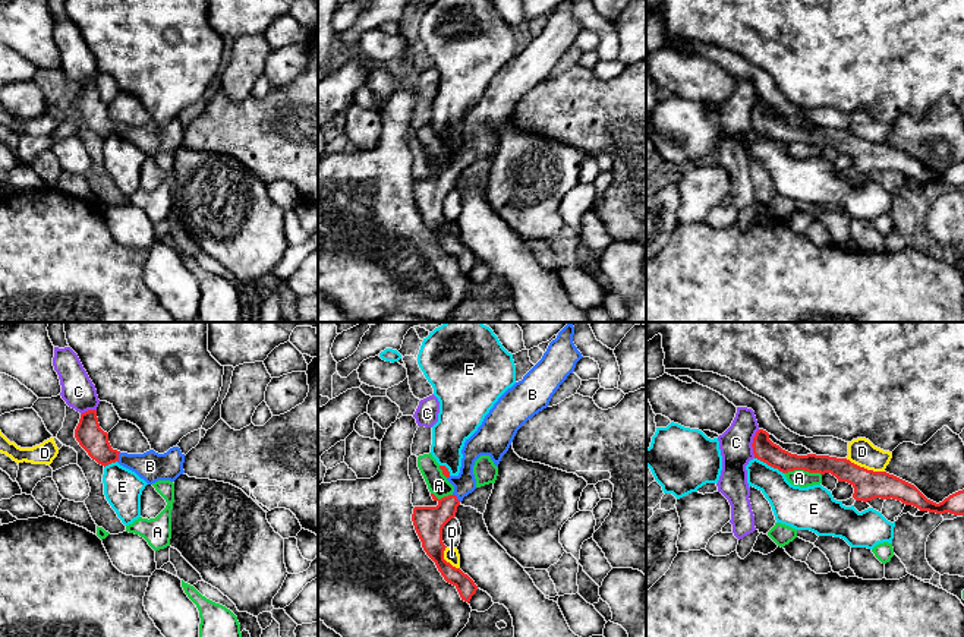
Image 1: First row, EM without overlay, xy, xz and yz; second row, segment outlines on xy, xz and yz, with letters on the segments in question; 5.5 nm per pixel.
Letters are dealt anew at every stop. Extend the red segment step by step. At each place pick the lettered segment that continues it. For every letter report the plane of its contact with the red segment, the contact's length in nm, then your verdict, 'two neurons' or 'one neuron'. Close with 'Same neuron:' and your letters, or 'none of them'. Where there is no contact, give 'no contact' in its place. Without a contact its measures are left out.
A: yz | 200 nm | two neurons
B: xy | 60 nm | one neuron
C: yz | 160 nm | two neurons
D: yz | 220 nm | two neurons
E: yz | 180 nm | two neurons
Same neuron: B

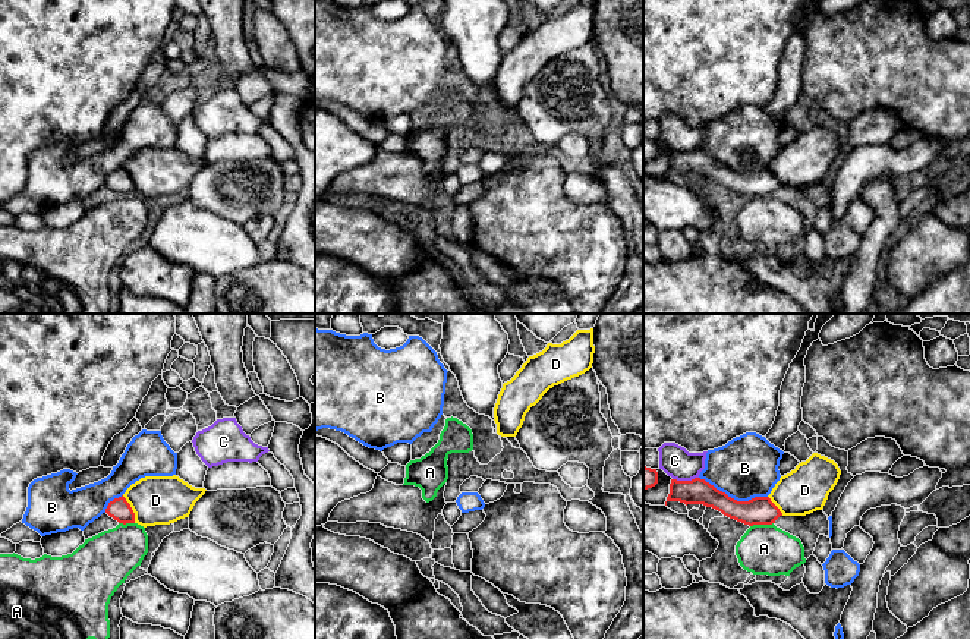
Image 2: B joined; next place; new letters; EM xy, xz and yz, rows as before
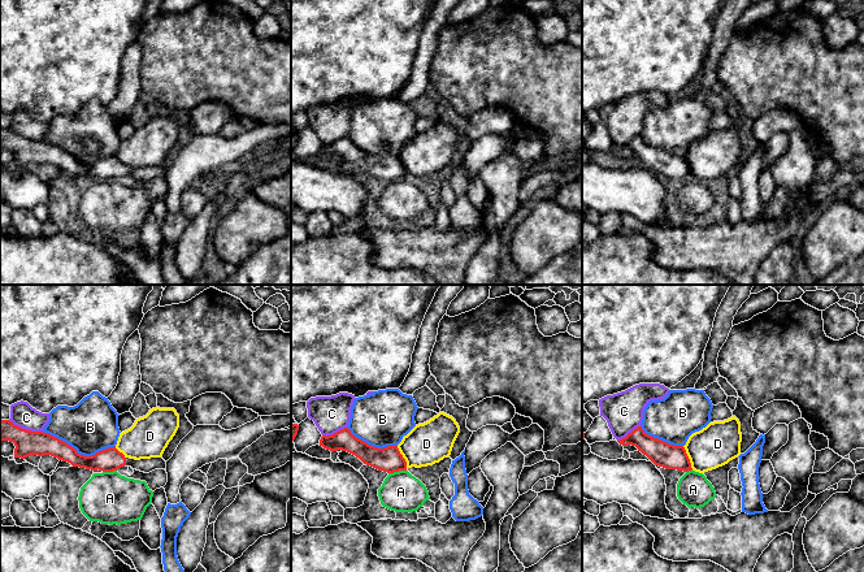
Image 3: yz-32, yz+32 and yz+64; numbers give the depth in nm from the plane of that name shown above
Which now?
A: yz | 130 nm | two neurons
B: yz | 400 nm | two neurons
C: yz | 140 nm | two neurons
D: xy | 170 nm | two neurons
Same neuron: none of them

